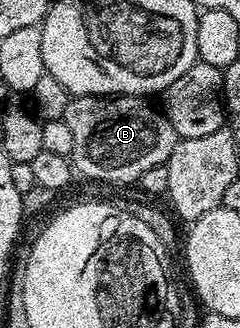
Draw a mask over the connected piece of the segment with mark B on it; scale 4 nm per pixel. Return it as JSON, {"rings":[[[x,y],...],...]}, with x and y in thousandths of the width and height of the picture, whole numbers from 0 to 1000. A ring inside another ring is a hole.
{"rings":[[[313,293],[300,296],[288,329],[271,341],[263,369],[288,378],[288,402],[304,415],[304,463],[296,466],[296,491],[308,515],[329,518],[363,543],[400,543],[413,555],[546,555],[546,561],[575,558],[579,543],[604,527],[621,524],[621,512],[642,506],[675,506],[704,488],[704,476],[721,463],[738,430],[738,412],[721,378],[704,378],[692,348],[667,341],[658,332],[646,335],[625,323],[625,308],[600,305],[579,293]]]}

